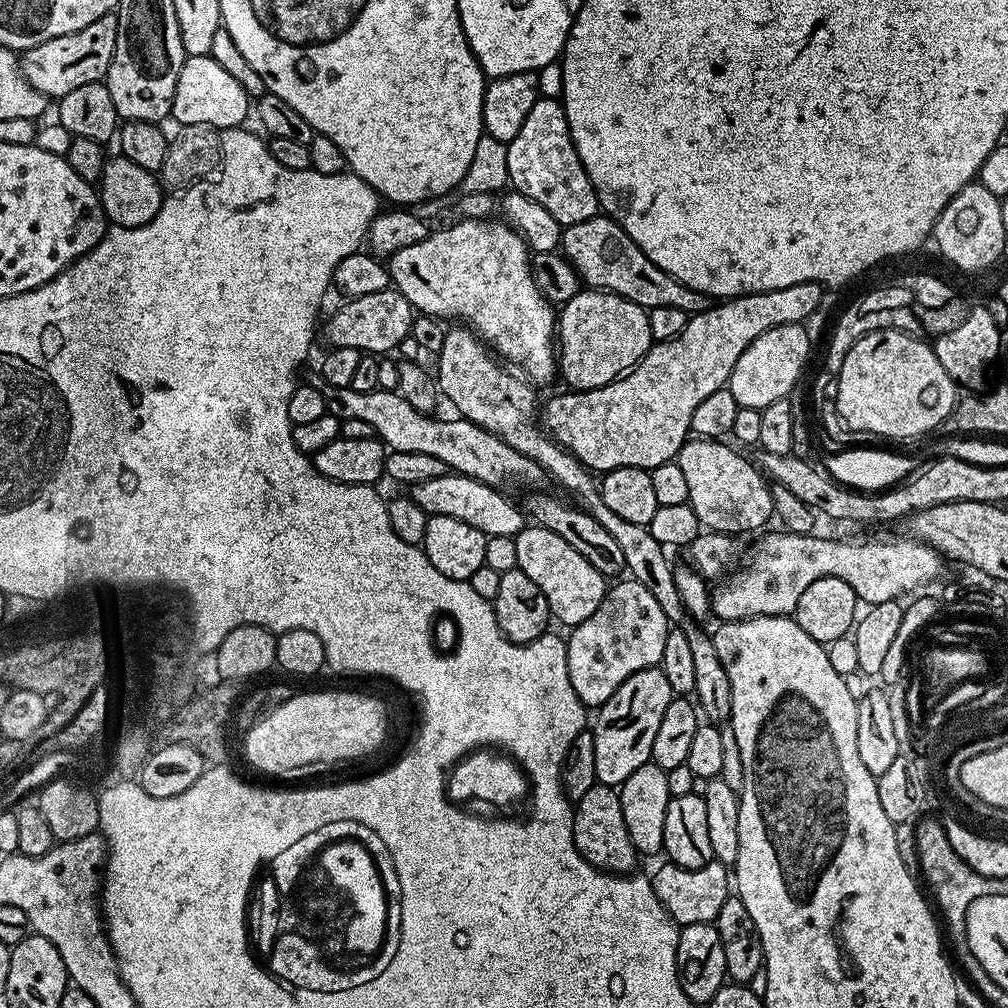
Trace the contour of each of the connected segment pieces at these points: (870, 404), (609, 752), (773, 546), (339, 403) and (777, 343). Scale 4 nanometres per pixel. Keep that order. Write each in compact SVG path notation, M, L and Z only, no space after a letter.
M883 328L871 332L853 346L850 354L846 354L846 362L842 362L840 375L834 381L834 399L840 419L853 432L862 432L869 437L885 436L888 440L908 440L911 436L926 435L931 428L939 429L955 407L958 385L943 369L944 360L936 357L937 349L904 331Z
M659 666L638 670L638 674L630 674L618 690L605 704L600 705L596 716L596 728L592 732L594 742L594 770L597 781L609 786L619 786L638 770L638 766L649 763L652 759L654 737L658 735L658 725L662 722L662 714L666 706L674 699L670 690L670 682L666 682L666 674L662 674Z
M779 530L780 532L776 532L773 534L773 536L764 536L761 538L760 541L757 542L756 544L756 557L753 558L752 561L749 562L748 565L745 566L745 568L743 568L743 566L737 567L735 569L735 571L733 571L731 574L723 577L723 579L721 579L719 581L720 584L715 587L713 587L711 589L710 595L712 597L712 612L714 613L714 616L717 616L717 621L720 622L727 622L729 620L749 620L750 618L754 618L755 616L792 616L793 613L795 613L796 607L798 606L798 598L802 598L802 594L804 591L806 591L806 586L810 586L810 582L814 582L815 580L817 580L818 578L822 578L823 576L833 576L834 578L842 578L842 582L846 582L849 586L851 586L853 588L853 590L855 590L856 592L856 599L857 601L863 602L865 605L871 606L874 604L877 604L878 602L890 602L891 600L895 600L897 598L903 597L903 592L912 592L915 593L917 590L920 589L916 589L915 588L920 588L923 586L923 584L928 584L931 582L931 580L936 580L939 578L940 575L943 574L944 572L944 564L946 565L946 560L945 557L941 556L939 552L936 551L935 548L931 548L929 547L928 544L923 544L923 542L921 542L921 540L917 540L915 538L913 538L911 535L908 536L892 536L892 537L888 537L888 536L884 536L881 538L881 540L823 540L822 537L820 536L816 536L817 534L809 534L806 536L800 536L799 534L797 534L797 532L790 532L787 530Z
M325 387L323 393L328 407L327 415L337 416L342 422L346 420L367 422L373 433L391 451L430 454L434 458L442 458L445 469L462 476L472 476L478 482L490 485L491 488L503 489L505 487L504 480L513 480L516 484L532 484L528 486L536 486L539 485L536 483L540 479L545 479L546 473L543 468L538 466L538 462L526 458L526 454L514 450L505 440L498 438L492 432L487 432L482 426L463 418L435 420L437 418L435 415L414 410L414 406L410 406L410 402L406 402L406 398L402 398L397 391L386 392L383 388L378 387L372 392L359 392L353 388Z
M783 324L766 330L761 336L754 338L754 342L746 346L746 350L742 350L742 358L738 358L726 385L730 394L734 394L734 402L738 402L742 408L761 409L770 406L770 402L778 402L793 395L792 387L799 382L800 375L804 372L804 363L808 360L808 351L812 348L806 329L804 324Z

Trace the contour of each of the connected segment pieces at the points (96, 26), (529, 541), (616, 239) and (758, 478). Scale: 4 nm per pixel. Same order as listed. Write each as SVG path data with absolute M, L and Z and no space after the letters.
M108 13L74 34L59 35L34 48L23 49L19 57L20 73L39 92L49 98L65 96L78 86L99 83L109 70L117 40L117 18Z
M526 526L515 536L518 562L516 567L522 569L538 585L538 590L546 594L553 617L567 626L586 622L602 602L606 591L606 578L574 546L569 546L558 534L539 526Z
M597 214L586 222L569 224L562 232L562 255L574 266L581 281L589 289L613 292L645 310L658 306L674 306L689 314L704 312L713 307L711 296L703 296L698 290L678 282L666 270L662 270L634 243L607 214Z
M689 438L680 447L674 463L682 466L686 477L688 503L698 514L705 529L725 534L752 532L773 519L772 490L759 467L752 464L731 443L720 440Z

